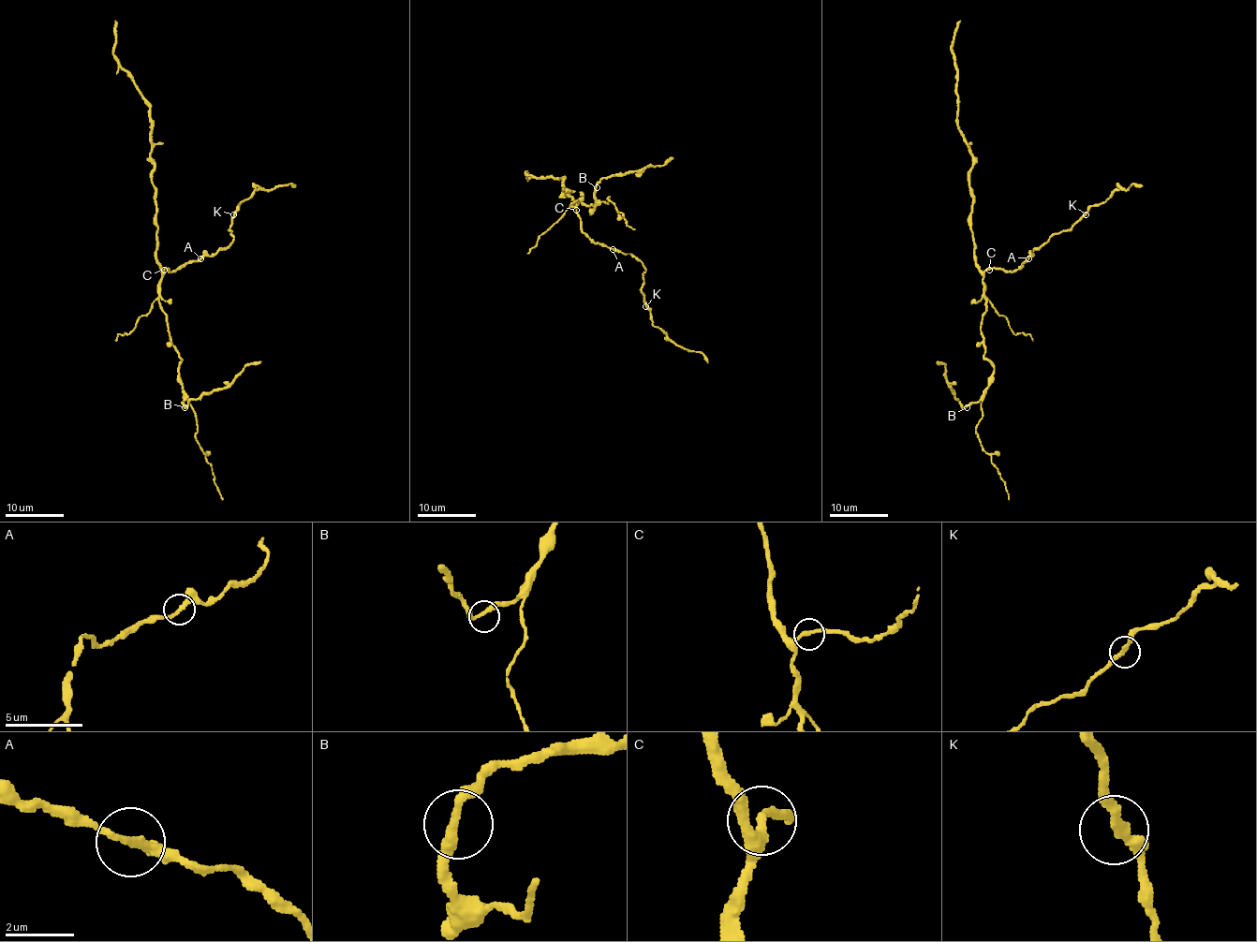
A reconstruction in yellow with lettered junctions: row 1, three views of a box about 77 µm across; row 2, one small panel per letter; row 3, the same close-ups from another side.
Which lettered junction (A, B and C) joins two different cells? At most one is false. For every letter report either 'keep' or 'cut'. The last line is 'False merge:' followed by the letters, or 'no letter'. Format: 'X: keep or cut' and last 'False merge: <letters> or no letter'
A: keep
B: keep
C: keep
False merge: no letter

